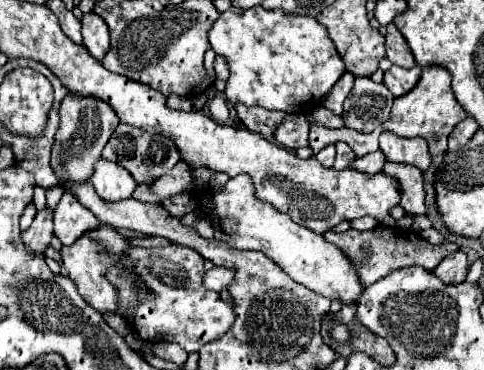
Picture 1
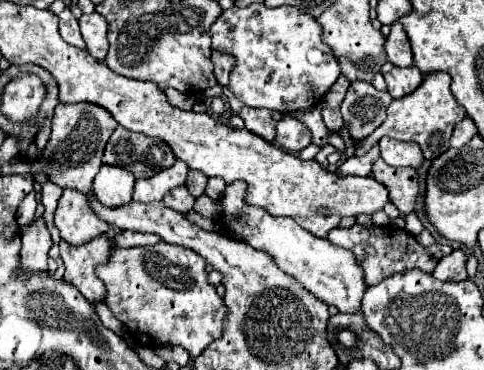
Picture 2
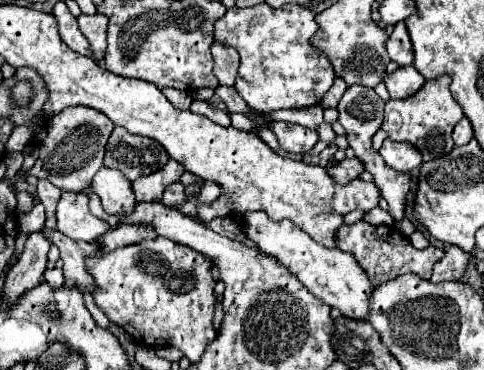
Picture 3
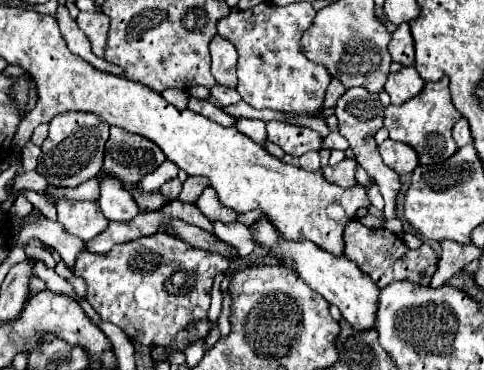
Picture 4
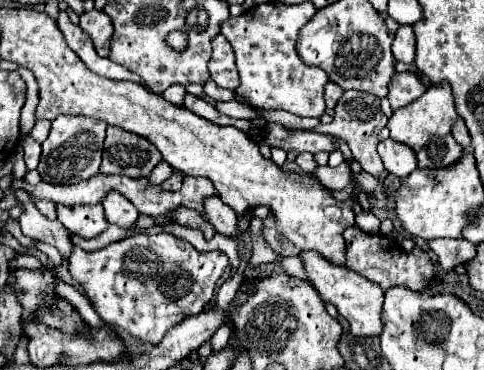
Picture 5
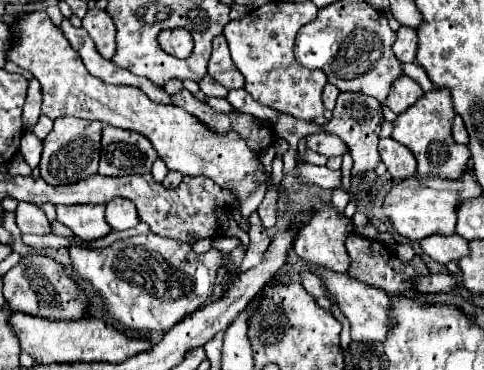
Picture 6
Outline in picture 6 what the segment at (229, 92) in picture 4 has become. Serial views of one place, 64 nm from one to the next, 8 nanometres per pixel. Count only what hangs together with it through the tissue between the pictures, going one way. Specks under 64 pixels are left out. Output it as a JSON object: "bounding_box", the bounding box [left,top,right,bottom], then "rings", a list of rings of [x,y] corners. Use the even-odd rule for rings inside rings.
{"bounding_box":[200,74,228,98],"rings":[[[208,74],[204,76],[204,82],[200,82],[200,90],[206,96],[214,96],[214,98],[226,98],[228,96],[228,90],[224,86],[220,86],[218,82],[214,82]]]}

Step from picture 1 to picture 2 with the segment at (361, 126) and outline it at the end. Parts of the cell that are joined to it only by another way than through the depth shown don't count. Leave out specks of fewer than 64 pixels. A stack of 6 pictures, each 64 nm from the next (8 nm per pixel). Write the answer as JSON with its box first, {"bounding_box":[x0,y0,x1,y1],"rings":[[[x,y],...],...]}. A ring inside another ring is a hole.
{"bounding_box":[340,82,392,140],"rings":[[[352,82],[340,108],[344,128],[354,140],[370,136],[386,120],[390,102],[392,96],[388,92],[376,90],[370,82]]]}

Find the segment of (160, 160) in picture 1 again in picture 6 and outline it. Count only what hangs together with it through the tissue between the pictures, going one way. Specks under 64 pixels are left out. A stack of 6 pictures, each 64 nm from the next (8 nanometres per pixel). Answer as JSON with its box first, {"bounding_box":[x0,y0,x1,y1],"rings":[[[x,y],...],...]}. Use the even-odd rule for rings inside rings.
{"bounding_box":[100,126,158,176],"rings":[[[104,126],[100,148],[100,174],[104,176],[130,176],[150,174],[152,164],[158,160],[158,152],[138,132],[122,130],[116,126]]]}

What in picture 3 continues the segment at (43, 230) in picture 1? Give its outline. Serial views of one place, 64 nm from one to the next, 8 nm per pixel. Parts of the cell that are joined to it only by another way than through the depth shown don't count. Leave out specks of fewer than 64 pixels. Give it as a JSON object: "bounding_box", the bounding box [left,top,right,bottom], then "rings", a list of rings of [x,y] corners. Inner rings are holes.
{"bounding_box":[4,230,50,300],"rings":[[[42,230],[28,234],[24,252],[18,256],[18,262],[6,276],[4,292],[8,292],[8,300],[16,300],[20,292],[28,292],[28,288],[42,282],[48,262],[48,250],[50,240],[42,234]]]}

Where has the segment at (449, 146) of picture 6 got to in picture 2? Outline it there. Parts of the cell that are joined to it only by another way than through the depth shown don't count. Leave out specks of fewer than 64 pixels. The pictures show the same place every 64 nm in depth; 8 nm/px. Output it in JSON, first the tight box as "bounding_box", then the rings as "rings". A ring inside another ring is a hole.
{"bounding_box":[350,72,466,158],"rings":[[[432,72],[424,76],[422,84],[408,96],[392,100],[388,108],[388,118],[382,122],[373,134],[361,142],[350,140],[354,146],[354,156],[362,156],[368,152],[372,146],[379,142],[382,136],[390,136],[394,140],[410,140],[418,142],[422,146],[424,158],[438,158],[442,152],[448,150],[448,140],[454,130],[454,126],[466,116],[464,108],[456,102],[456,98],[450,92],[450,76],[444,72]]]}

